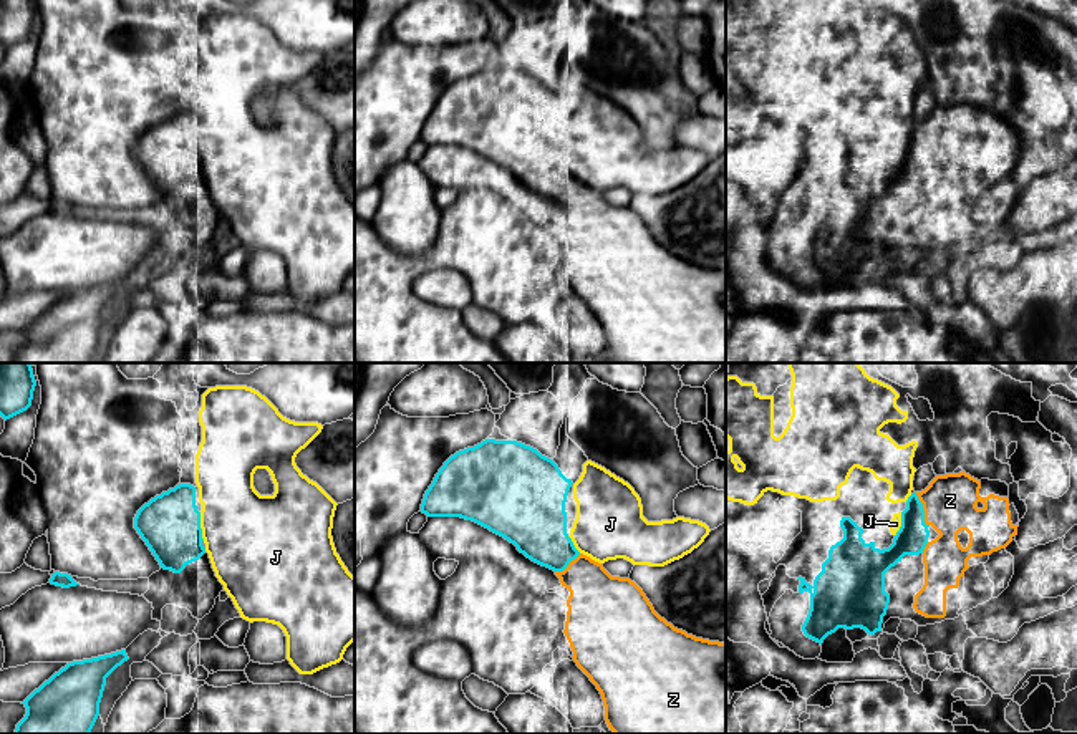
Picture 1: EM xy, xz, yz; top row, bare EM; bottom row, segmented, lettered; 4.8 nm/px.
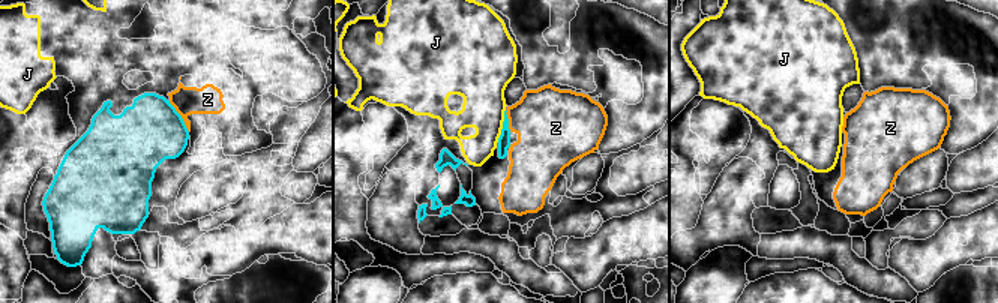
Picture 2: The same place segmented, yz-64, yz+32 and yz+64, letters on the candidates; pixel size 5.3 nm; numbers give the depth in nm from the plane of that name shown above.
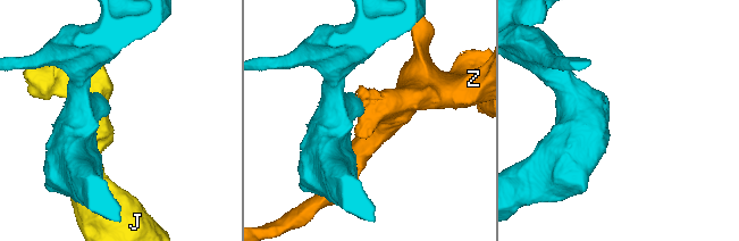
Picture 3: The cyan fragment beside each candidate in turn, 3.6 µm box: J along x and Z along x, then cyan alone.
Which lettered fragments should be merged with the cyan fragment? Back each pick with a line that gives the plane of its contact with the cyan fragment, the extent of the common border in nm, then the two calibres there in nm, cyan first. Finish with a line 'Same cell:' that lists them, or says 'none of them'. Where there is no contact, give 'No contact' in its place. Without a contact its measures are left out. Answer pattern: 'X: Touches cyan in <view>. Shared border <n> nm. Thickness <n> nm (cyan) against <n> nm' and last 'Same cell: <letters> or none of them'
Z: Touches cyan in yz. Shared border 180 nm. Thickness 150 nm (cyan) against 260 nm
Same cell: Z

